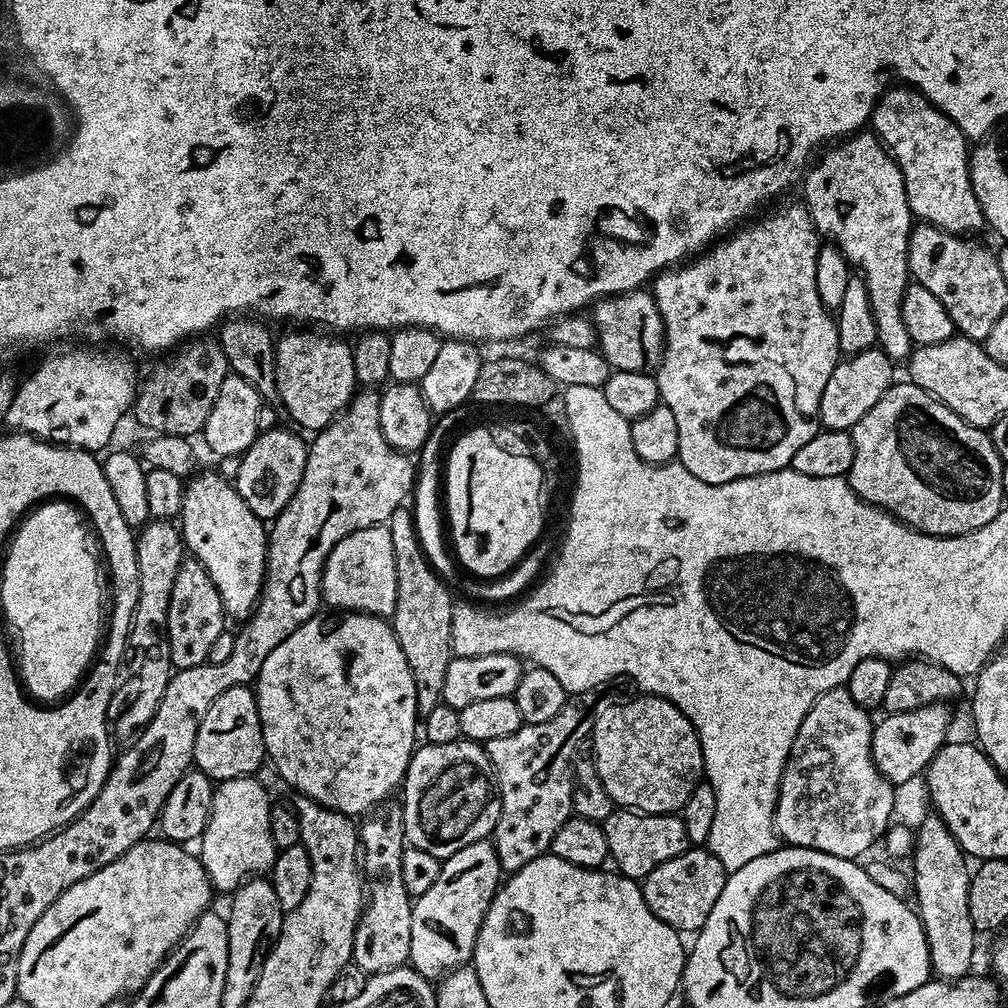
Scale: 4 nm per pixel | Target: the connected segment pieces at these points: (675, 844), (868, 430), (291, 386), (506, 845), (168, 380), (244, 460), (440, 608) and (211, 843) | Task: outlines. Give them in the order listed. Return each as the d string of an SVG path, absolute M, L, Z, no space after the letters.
M613 810L602 821L606 834L608 855L615 871L631 880L640 882L654 870L654 866L662 866L662 862L670 862L678 854L689 847L688 835L684 829L684 821L676 814L649 814L635 810Z
M911 382L903 383L893 383L892 387L886 390L886 394L882 394L882 398L878 398L878 402L874 402L874 406L869 412L850 430L854 442L854 462L846 477L848 485L866 503L874 504L877 508L883 508L884 511L892 513L897 520L901 520L903 524L908 524L912 528L917 528L918 531L931 536L965 536L967 532L973 532L982 526L986 526L986 522L990 522L1000 513L1000 509L1006 500L1006 494L1002 490L1002 474L1006 470L1005 461L998 458L985 429L975 428L974 425L967 424L962 417L954 414L954 410L947 408L942 401L936 400L918 385Z
M316 330L296 331L300 332L288 332L275 341L279 403L282 408L284 404L294 423L311 430L323 430L348 407L348 401L357 391L352 348L344 341L347 339L332 334L319 336Z
M601 686L569 695L558 714L548 722L521 723L514 734L487 741L486 751L500 798L500 817L490 839L496 846L500 867L505 873L518 872L526 862L545 855L551 849L554 834L562 822L573 815L573 761L568 760L568 755L572 748L591 737L602 702L613 699L610 689Z
M192 338L187 342L181 343L179 347L175 349L171 354L165 355L164 360L148 377L143 377L142 383L139 385L136 399L134 401L134 416L136 412L136 420L144 428L149 428L149 433L159 434L161 436L186 436L189 438L196 438L203 433L204 427L206 426L206 418L210 418L210 410L214 410L214 398L218 398L218 390L222 390L222 382L230 375L230 369L228 367L228 359L224 353L224 349L220 347L219 343L215 339L204 340L208 338Z
M277 426L270 431L259 433L240 459L240 468L234 481L239 496L250 507L256 517L270 522L296 495L305 472L308 457L307 441L301 436Z
M401 506L387 522L390 542L394 542L394 570L396 571L396 609L390 617L392 631L406 654L410 674L414 678L416 715L423 718L441 704L442 681L446 666L452 661L452 605L454 597L448 593L449 585L432 567L420 544L413 509Z
M255 775L221 780L213 787L212 805L204 833L198 841L198 859L208 871L217 893L232 894L245 880L267 873L276 861L277 849L270 838L270 814L274 807Z

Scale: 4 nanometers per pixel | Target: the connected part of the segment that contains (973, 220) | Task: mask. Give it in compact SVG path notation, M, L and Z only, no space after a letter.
M911 86L889 87L876 102L870 117L871 131L880 137L880 141L892 155L896 165L902 170L902 178L906 186L906 198L917 221L933 224L944 232L957 234L972 234L975 228L984 228L986 221L978 206L978 198L970 182L968 157L970 155L969 141L958 130L958 126L949 116L942 114L921 92Z

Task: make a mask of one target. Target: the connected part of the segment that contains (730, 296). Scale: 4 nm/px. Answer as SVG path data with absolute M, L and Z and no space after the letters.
M800 202L788 204L770 213L761 224L751 224L744 226L749 228L741 227L717 239L695 258L679 266L665 268L650 284L650 291L664 323L664 356L654 375L662 403L674 410L674 422L678 422L678 462L690 470L694 478L702 478L702 482L711 484L743 480L745 476L761 476L789 467L794 454L798 454L798 450L802 450L802 446L806 446L806 442L816 436L822 390L826 390L826 382L830 382L830 374L842 356L833 313L823 304L818 294L815 275L822 240L812 225L807 208Z

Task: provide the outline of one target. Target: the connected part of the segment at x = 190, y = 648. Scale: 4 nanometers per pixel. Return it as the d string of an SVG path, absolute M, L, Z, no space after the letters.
M186 558L174 578L168 606L166 647L173 669L193 668L205 663L214 638L218 638L218 634L225 631L224 620L226 621L226 613L214 582L210 582L210 574L206 574L199 560Z

